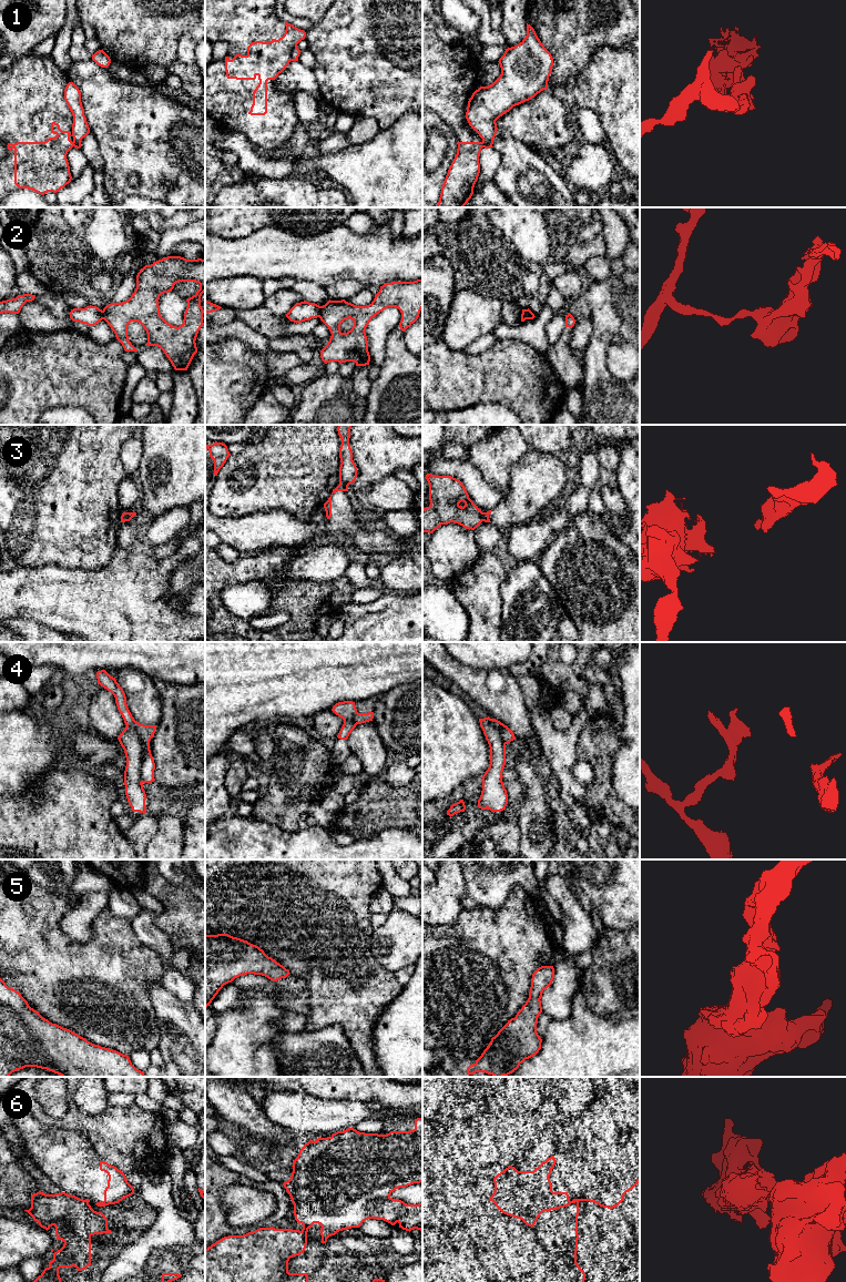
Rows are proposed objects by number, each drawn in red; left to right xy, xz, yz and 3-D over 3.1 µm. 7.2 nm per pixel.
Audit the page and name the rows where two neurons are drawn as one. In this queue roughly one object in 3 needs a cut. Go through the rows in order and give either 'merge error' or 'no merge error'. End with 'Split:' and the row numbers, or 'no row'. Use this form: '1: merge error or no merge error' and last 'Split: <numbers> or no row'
1: merge error
2: merge error
3: merge error
4: merge error
5: no merge error
6: merge error
Split: 1, 2, 3, 4, 6

